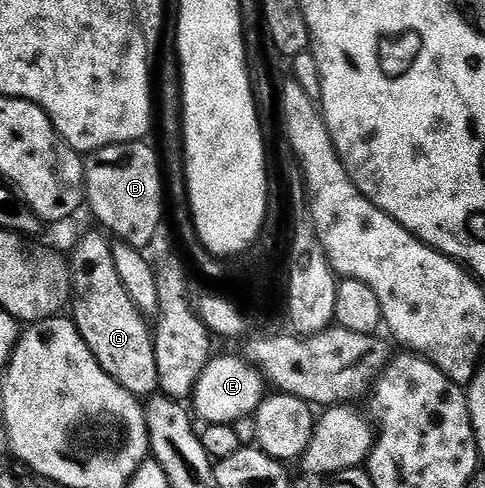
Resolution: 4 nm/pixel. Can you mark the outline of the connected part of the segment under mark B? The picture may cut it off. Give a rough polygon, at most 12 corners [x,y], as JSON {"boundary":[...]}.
{"boundary":[[145,141],[84,160],[87,207],[144,249],[163,227],[163,167]]}

